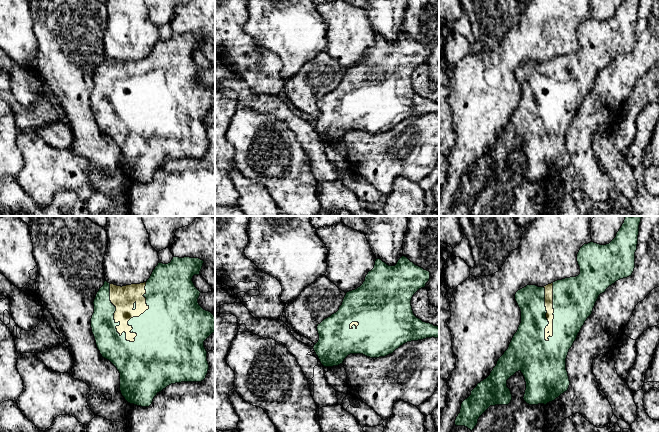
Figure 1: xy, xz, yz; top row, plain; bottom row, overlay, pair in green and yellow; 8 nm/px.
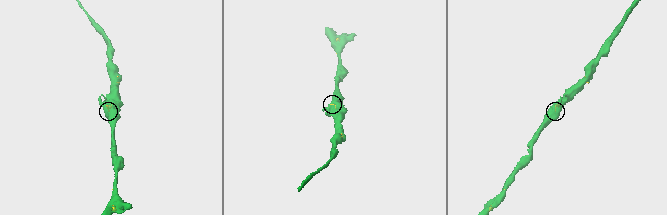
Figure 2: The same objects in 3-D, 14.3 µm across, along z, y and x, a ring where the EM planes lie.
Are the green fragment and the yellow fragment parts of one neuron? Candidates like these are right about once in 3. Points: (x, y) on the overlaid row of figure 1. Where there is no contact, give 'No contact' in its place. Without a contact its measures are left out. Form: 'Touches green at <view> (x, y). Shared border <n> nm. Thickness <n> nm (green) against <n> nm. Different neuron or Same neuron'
Touches green at xy (140, 315). Shared border 500 nm. Thickness 480 nm (green) against 190 nm. Same neuron

